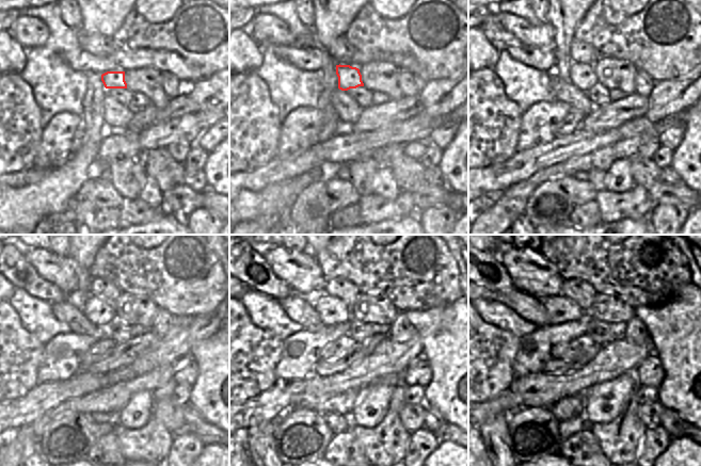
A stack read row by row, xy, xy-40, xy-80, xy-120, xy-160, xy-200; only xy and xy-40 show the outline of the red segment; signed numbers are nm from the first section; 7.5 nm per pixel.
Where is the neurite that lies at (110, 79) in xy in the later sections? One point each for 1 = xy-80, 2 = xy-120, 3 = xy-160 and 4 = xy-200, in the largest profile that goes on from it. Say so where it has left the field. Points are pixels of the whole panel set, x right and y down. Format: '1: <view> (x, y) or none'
1: xy-80 (583, 77)
2: xy-120 (98, 312)
3: xy-160 (331, 310)
4: xy-200 (560, 309)

